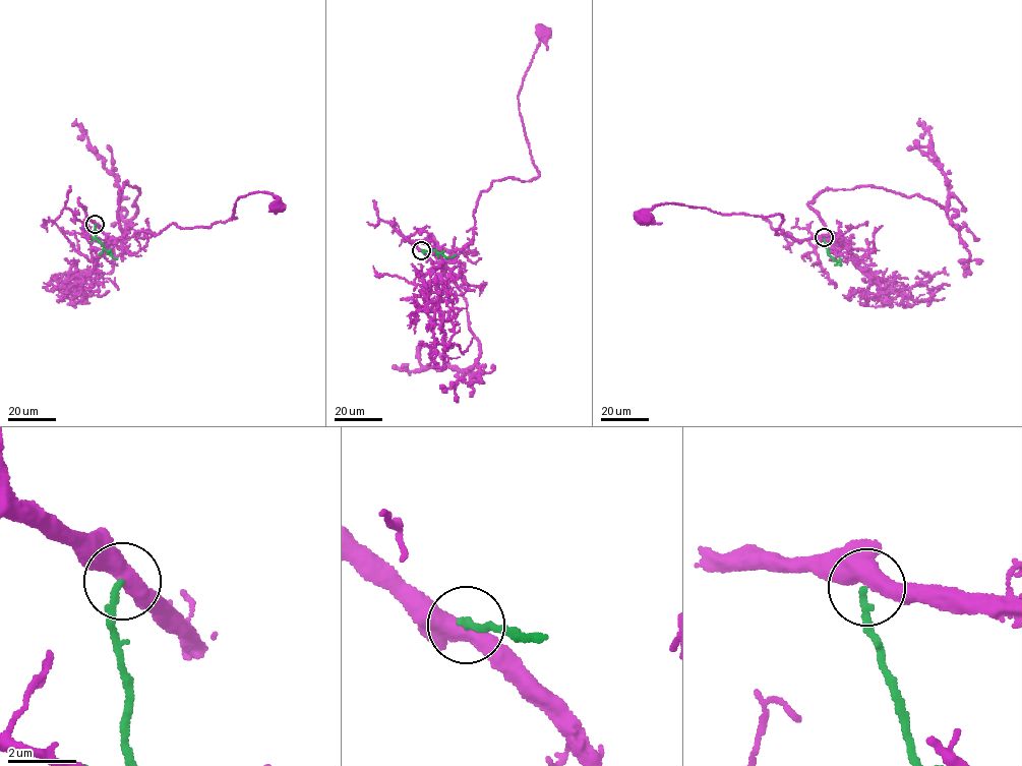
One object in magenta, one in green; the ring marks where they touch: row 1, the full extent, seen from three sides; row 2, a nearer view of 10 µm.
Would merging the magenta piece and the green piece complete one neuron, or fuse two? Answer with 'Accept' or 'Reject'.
Reject

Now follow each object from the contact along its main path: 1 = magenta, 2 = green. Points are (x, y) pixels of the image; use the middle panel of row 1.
1: (421, 249), (434, 262), (454, 259), (473, 237), (482, 191), (494, 180), (539, 175), (519, 92), (545, 33)
2: (421, 249), (434, 250), (447, 257), (456, 254)

